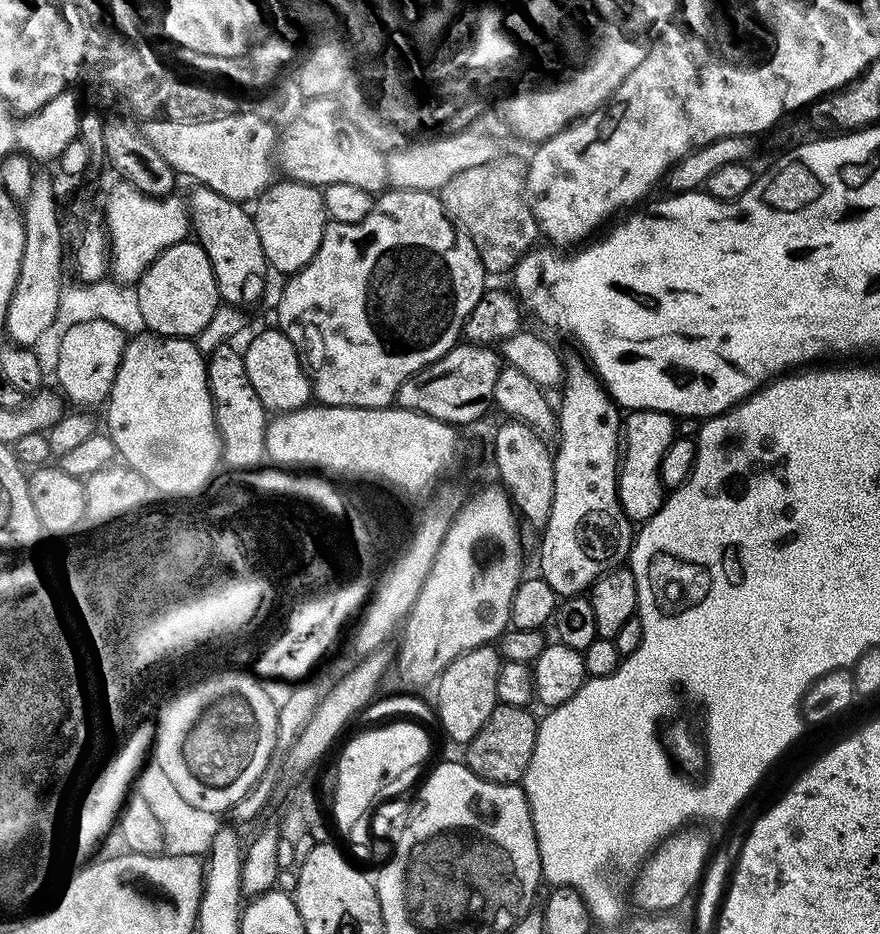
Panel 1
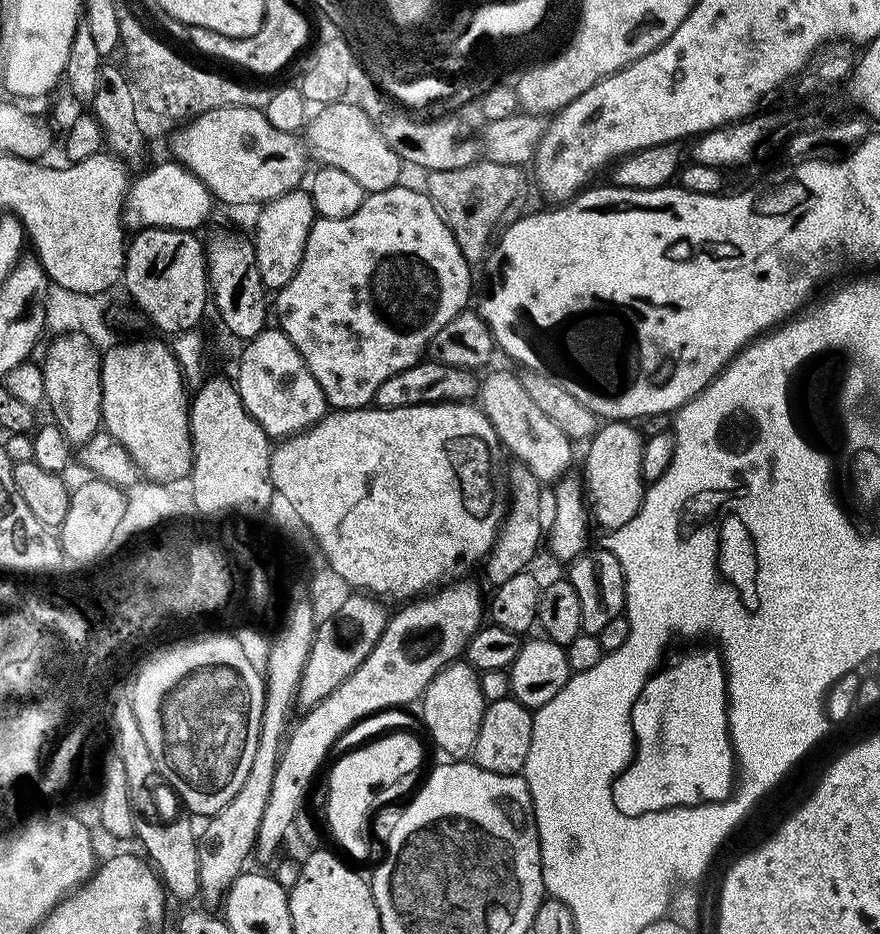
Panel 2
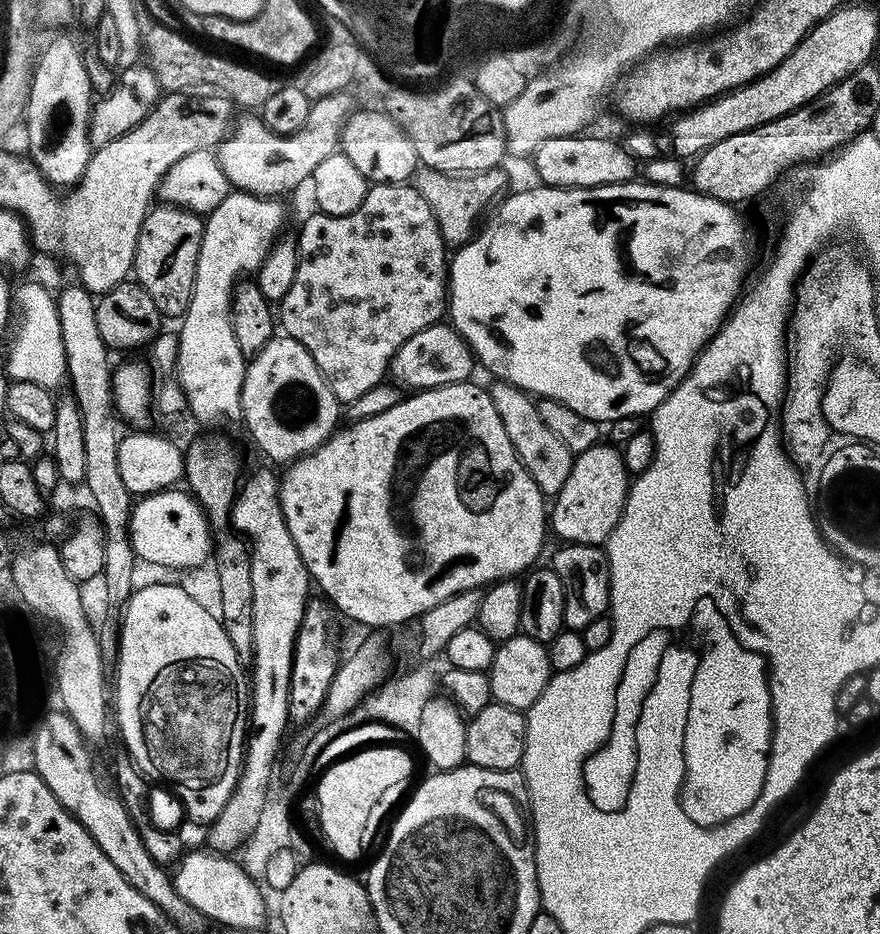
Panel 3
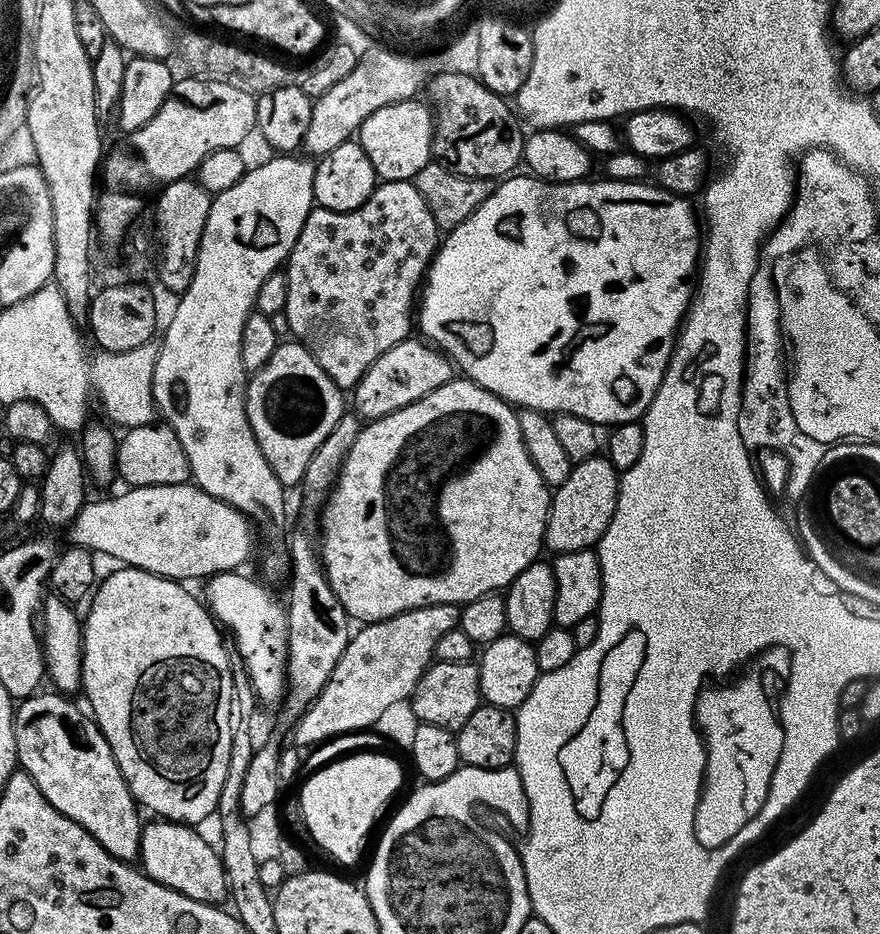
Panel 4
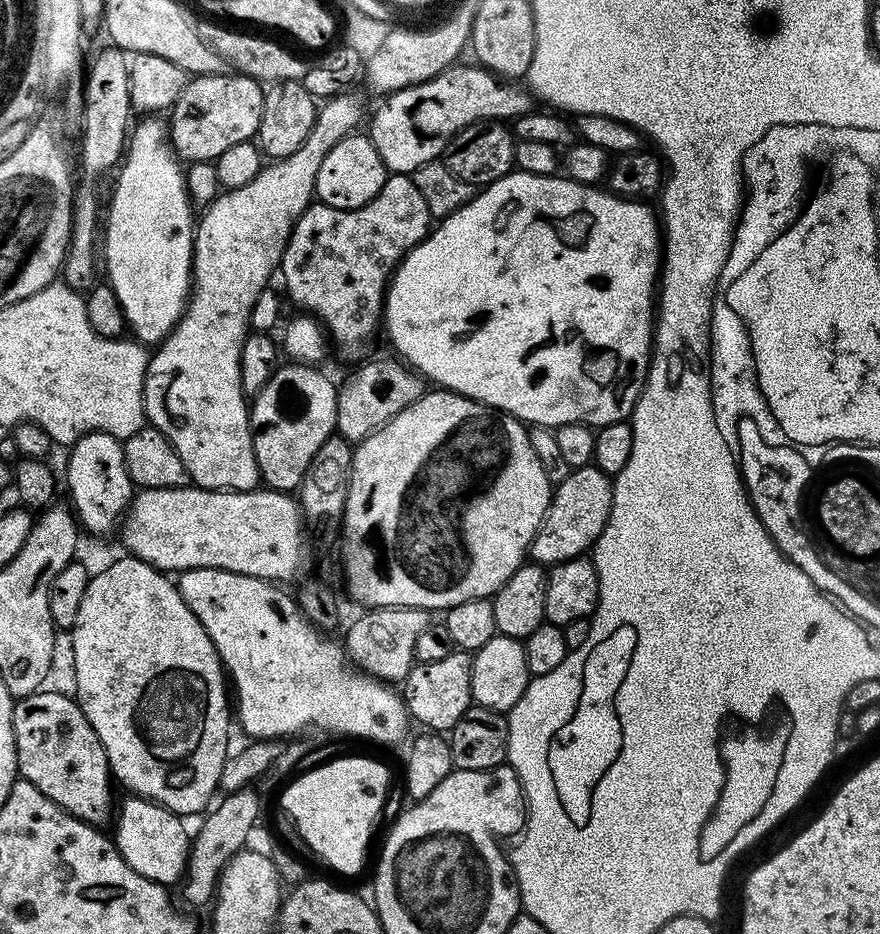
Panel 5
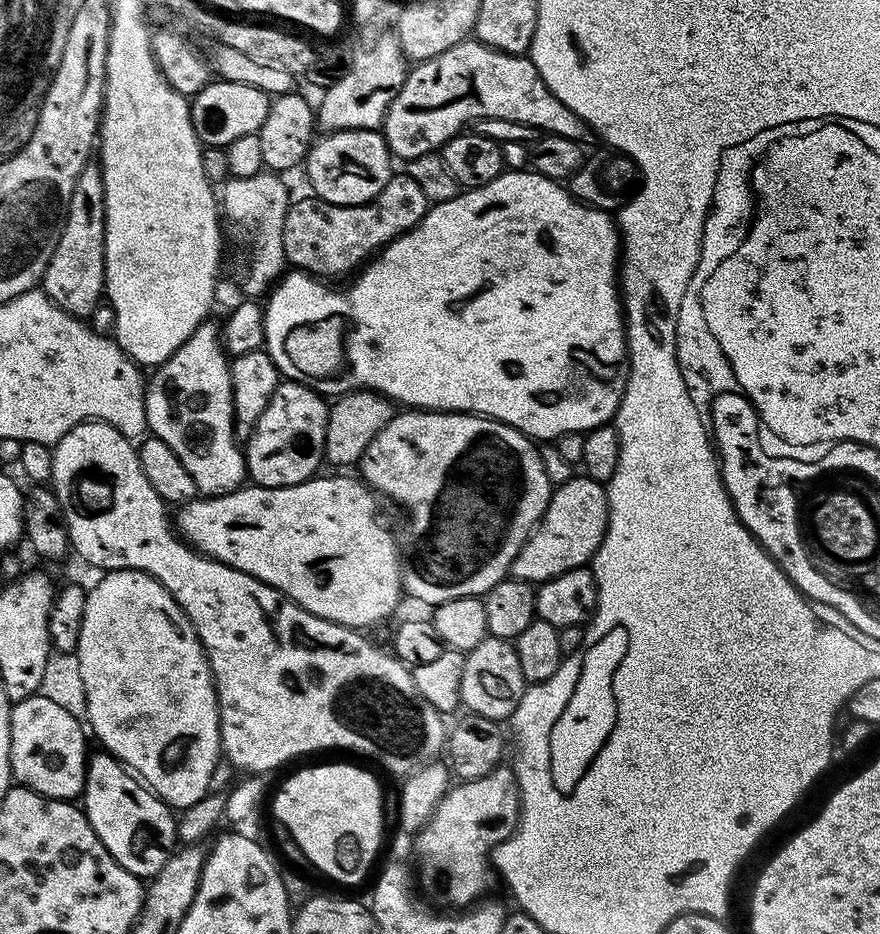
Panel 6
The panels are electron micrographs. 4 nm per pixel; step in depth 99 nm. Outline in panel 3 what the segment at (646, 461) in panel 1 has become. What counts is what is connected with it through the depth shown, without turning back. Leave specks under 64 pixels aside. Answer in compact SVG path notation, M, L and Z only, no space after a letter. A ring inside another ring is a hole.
M607 442L590 446L590 450L575 453L570 478L562 486L562 490L554 497L553 506L550 508L550 532L557 536L557 541L569 544L594 544L603 545L608 535L618 526L624 503L628 497L630 487L630 474L624 465L624 454L619 447L611 448Z

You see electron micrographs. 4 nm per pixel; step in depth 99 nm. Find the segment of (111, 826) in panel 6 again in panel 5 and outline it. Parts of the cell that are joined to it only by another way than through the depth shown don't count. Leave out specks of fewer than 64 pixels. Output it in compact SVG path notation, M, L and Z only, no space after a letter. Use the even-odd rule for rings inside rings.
M129 795L127 797L128 800L124 800L121 802L119 801L118 804L118 811L115 813L114 816L114 824L116 820L116 836L114 835L114 847L117 852L119 852L121 858L125 860L125 862L128 863L131 868L133 868L134 871L136 871L138 874L142 874L146 878L150 878L155 884L162 884L165 886L172 886L172 883L179 881L181 877L183 877L187 866L188 866L188 850L190 847L190 836L189 833L184 833L184 828L180 823L182 823L181 817L177 815L177 813L172 812L168 808L164 808L158 803L155 803L150 800L145 800L143 796L134 796L134 795Z

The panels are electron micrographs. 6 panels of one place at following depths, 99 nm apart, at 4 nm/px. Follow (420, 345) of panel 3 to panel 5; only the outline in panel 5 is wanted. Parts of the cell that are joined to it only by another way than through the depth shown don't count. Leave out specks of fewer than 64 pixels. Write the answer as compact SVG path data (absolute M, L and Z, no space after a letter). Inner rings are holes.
M396 358L391 359L369 359L357 367L361 368L353 376L339 381L336 389L336 432L344 440L349 442L365 440L367 436L379 430L387 420L402 414L406 406L410 406L424 395L425 381L413 372L407 363Z

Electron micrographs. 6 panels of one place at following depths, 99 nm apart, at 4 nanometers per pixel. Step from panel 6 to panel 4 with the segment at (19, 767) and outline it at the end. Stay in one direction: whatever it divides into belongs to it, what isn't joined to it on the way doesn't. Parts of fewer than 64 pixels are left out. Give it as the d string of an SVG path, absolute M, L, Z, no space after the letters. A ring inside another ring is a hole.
M49 691L21 699L15 709L19 767L36 783L54 810L86 829L114 858L135 861L140 854L142 812L126 778L122 778L122 770L118 770L106 738L96 721L85 713L84 717L67 695Z

